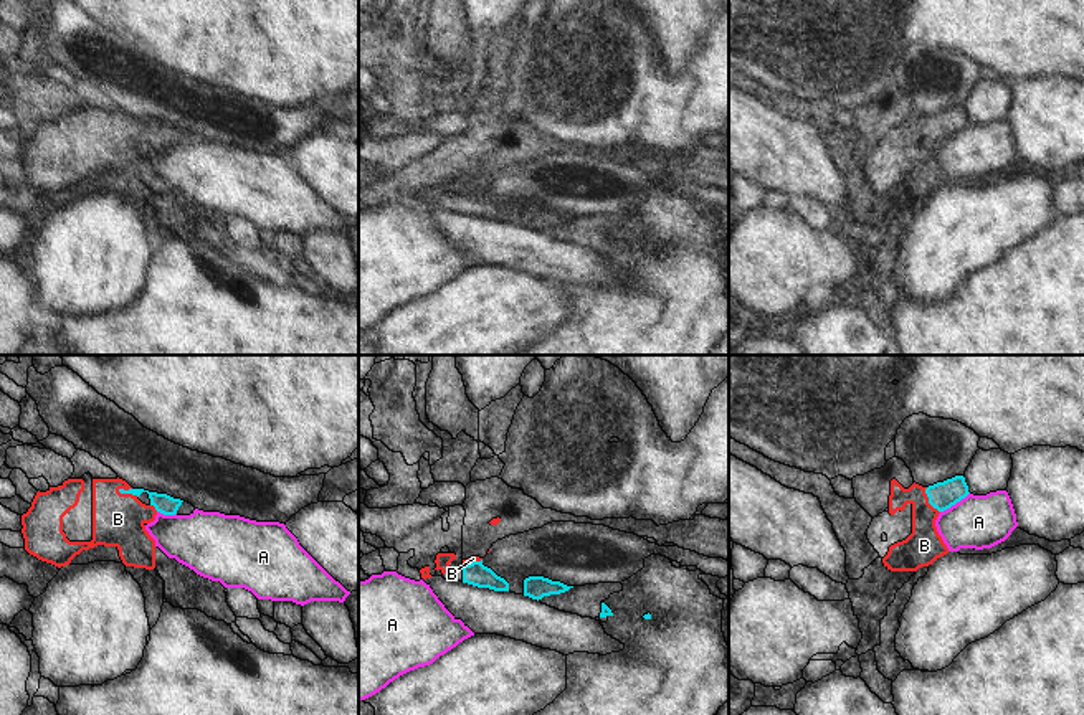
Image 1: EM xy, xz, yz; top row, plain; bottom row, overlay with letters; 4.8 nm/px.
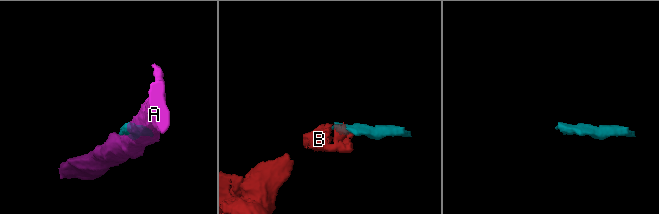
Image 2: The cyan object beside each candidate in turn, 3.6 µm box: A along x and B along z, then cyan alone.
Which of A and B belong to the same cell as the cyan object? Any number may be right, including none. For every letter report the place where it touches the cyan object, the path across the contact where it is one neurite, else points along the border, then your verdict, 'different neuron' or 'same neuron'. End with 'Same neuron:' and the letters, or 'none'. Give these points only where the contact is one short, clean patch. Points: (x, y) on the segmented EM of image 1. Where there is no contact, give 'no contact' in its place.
A: meets cyan in yz at (954, 504); different neuron
B: meets cyan in xy at (128, 492); runs through xy (162, 502), (146, 491), (128, 492), (118, 502), (118, 519); same neuron
Same neuron: B

